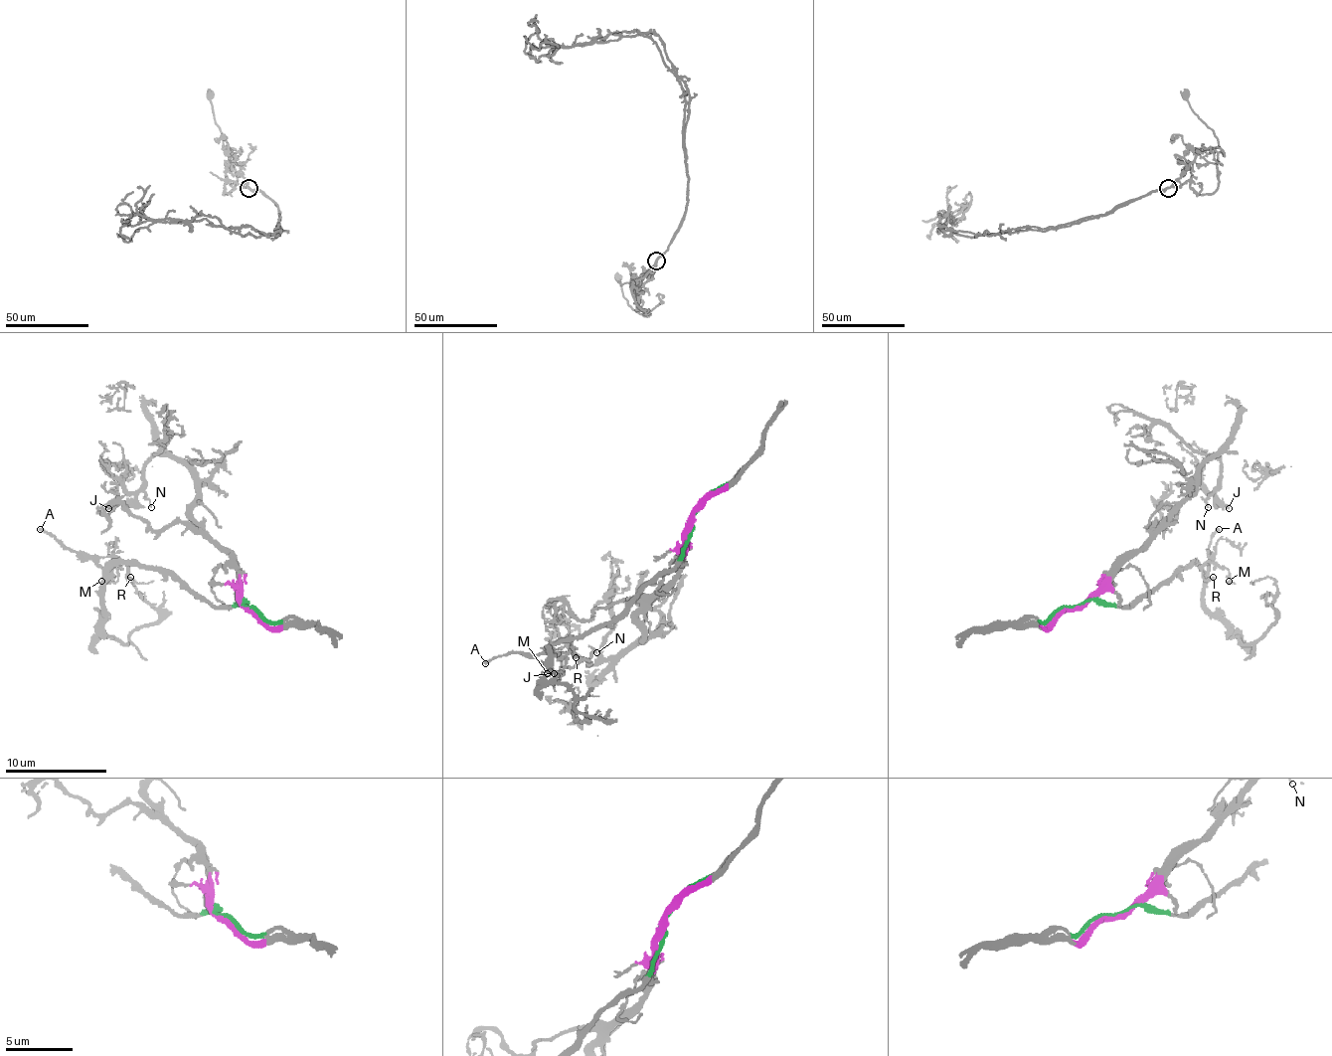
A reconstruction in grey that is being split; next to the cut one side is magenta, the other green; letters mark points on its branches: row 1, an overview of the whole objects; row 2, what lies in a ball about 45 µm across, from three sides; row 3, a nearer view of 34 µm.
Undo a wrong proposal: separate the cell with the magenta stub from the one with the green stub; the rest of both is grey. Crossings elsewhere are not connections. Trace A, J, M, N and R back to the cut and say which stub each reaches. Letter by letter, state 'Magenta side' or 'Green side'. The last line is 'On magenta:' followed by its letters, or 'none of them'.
A: Green side
J: Magenta side
M: Green side
N: Magenta side
R: Green side
On magenta: J, N

